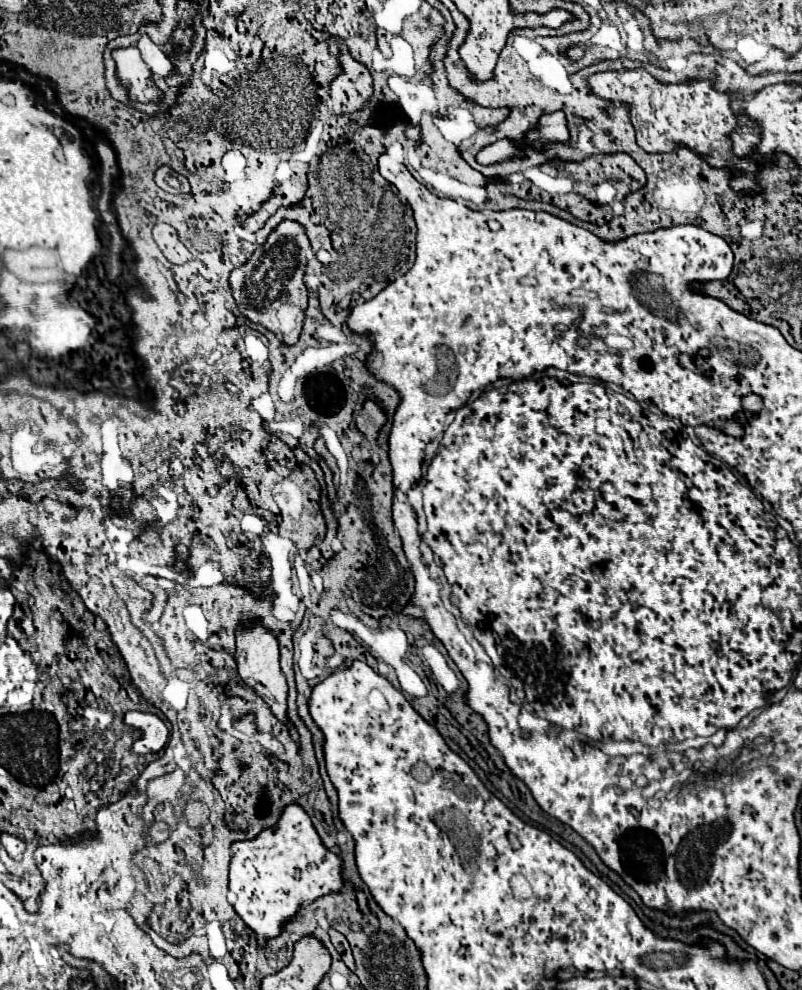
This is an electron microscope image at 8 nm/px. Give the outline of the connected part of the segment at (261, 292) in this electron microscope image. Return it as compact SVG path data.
M282 221L278 229L274 229L264 245L260 245L250 261L230 275L230 285L234 299L240 307L240 313L270 329L286 345L294 345L302 331L304 311L308 305L308 293L304 285L304 267L308 257L312 255L308 237L304 235L304 229L296 221Z

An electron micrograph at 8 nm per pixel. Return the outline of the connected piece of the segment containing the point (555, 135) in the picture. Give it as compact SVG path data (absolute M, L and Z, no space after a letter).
M562 111L542 115L536 131L526 135L526 141L532 143L534 147L542 147L548 141L568 141L568 129L566 129L566 119Z

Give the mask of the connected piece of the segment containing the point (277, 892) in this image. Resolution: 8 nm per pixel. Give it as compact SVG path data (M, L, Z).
M288 805L284 809L276 831L266 829L252 841L234 843L232 853L230 891L236 895L234 909L258 933L260 943L276 937L302 903L342 889L340 857L322 845L310 817L300 805Z

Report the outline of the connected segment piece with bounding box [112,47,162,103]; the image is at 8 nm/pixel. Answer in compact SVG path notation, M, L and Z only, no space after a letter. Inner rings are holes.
M136 47L118 49L112 55L118 67L118 77L126 87L130 87L132 99L144 103L144 101L156 101L162 97L162 91L154 85L152 73L142 61L140 51Z

